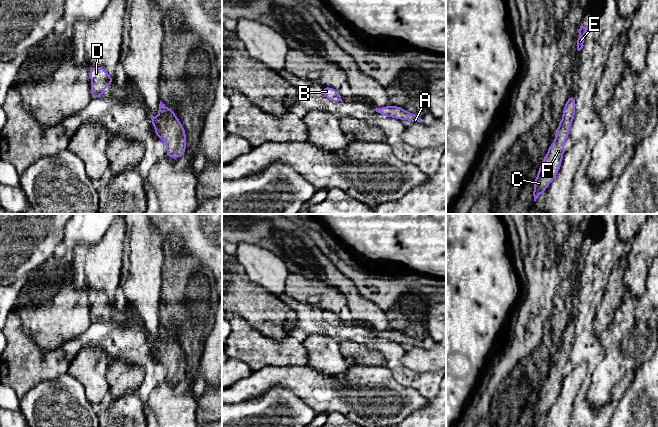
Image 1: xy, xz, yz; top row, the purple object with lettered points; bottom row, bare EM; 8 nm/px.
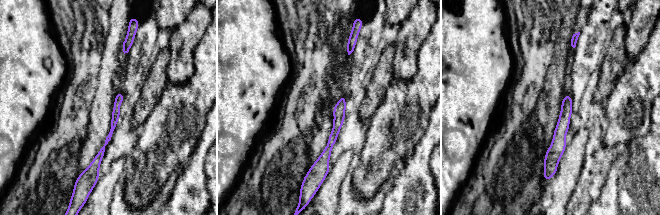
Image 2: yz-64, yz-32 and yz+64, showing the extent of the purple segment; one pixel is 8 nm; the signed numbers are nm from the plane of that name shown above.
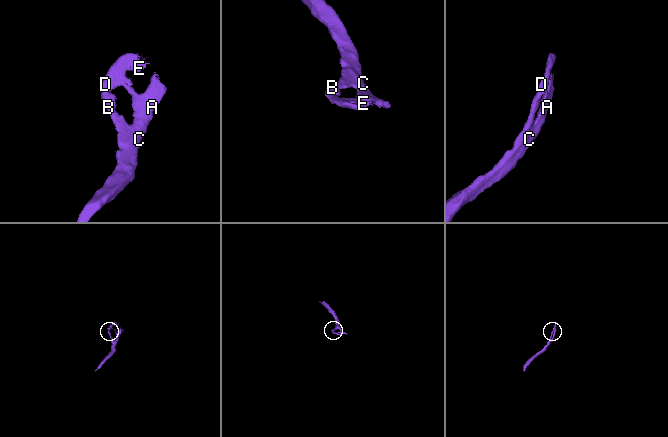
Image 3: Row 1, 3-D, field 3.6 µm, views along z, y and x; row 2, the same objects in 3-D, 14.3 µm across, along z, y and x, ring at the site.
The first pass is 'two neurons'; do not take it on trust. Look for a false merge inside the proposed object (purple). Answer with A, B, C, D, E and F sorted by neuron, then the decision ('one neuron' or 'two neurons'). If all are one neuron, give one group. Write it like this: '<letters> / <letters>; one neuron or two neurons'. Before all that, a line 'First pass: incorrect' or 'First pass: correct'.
First pass: incorrect
A B C D E F; one neuron

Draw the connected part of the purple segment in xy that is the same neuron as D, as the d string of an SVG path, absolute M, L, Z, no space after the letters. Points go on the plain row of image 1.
M98 290L91 291L89 295L91 303L91 322L99 322L103 320L104 314L112 308L114 301L110 301L107 295Z

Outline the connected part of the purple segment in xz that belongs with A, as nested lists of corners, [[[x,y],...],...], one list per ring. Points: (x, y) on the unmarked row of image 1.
[[[387,329],[385,331],[376,331],[376,336],[380,337],[382,340],[396,342],[399,344],[408,344],[413,347],[423,347],[423,340],[415,339],[413,337],[409,337],[399,330],[390,330]]]

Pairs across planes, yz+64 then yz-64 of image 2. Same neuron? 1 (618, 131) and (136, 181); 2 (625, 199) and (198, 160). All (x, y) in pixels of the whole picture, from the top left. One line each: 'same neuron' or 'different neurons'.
1: same neuron
2: same neuron

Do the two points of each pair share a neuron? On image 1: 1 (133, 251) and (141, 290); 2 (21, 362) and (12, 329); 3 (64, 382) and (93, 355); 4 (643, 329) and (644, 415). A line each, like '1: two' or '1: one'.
1: one
2: one
3: two
4: two

